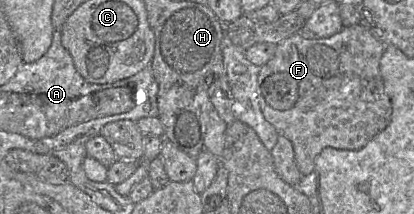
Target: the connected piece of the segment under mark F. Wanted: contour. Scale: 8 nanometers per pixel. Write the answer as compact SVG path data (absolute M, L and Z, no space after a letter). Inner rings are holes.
M361 22L356 25L343 27L342 30L327 38L307 38L301 33L296 33L277 44L276 52L272 59L261 66L257 80L257 95L264 118L274 126L279 135L288 138L293 144L295 163L302 175L309 175L315 170L315 159L327 147L343 150L359 150L383 131L390 122L392 106L384 89L380 73L380 59L384 53L385 45L377 40L368 28Z

